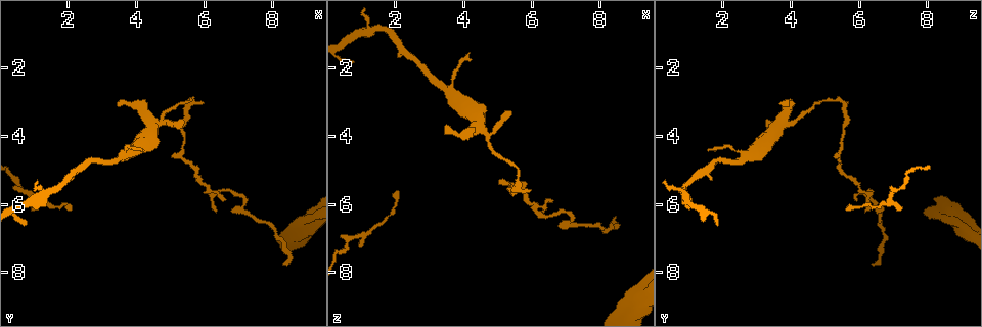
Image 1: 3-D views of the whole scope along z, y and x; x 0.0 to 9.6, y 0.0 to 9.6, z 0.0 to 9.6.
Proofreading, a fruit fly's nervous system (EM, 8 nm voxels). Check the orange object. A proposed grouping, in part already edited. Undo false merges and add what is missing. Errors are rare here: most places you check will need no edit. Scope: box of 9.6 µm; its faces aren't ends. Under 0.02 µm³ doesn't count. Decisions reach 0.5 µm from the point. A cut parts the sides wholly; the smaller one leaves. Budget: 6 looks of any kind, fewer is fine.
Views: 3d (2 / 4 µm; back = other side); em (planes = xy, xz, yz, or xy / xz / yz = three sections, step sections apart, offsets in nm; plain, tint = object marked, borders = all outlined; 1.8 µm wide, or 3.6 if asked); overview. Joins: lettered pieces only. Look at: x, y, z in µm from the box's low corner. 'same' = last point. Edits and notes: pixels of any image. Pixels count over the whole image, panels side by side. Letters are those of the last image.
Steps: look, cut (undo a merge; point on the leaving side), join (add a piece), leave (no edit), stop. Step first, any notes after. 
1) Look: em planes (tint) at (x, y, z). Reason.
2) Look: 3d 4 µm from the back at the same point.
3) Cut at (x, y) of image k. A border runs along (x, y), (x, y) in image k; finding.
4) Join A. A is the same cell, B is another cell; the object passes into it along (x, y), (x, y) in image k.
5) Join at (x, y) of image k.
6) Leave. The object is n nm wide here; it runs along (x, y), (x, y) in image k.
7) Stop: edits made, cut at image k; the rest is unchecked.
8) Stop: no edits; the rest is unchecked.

Look: 3d 2 µm at (8.50, 7.80, 6.35).

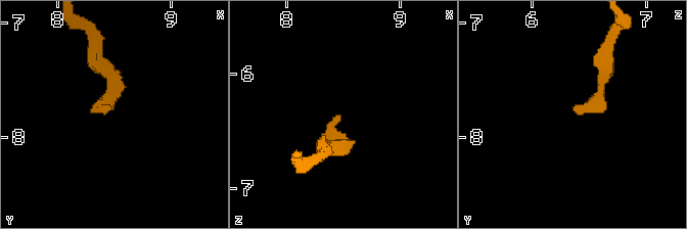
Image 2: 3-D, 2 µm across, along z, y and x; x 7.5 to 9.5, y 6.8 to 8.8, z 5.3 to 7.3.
Look: em planes (borders) at (8.46, 7.74, 6.36).

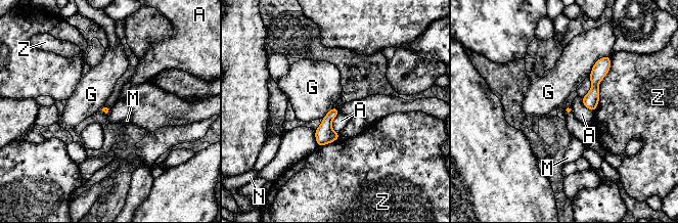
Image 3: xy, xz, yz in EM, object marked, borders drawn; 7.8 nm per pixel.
Leave. A, G, M, N and Z are other cells; a border runs along (608, 55), (594, 63), (588, 77) in image 3; none of them fits.

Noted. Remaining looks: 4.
Look: em planes (borders) at (5.55, 2.90, 5.50). Sharp bend.

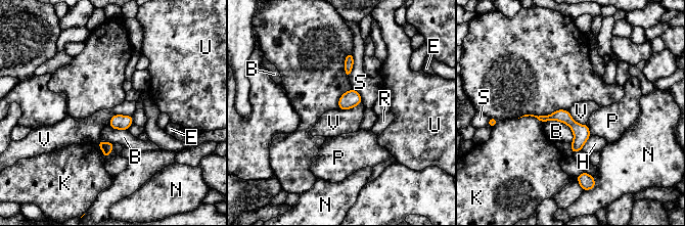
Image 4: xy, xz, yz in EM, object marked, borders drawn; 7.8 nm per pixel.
Leave. The longest contact is with B, 280 nm; B, E, H, K, N, P, R, S, U and V are other cells; it runs along (541, 118), (564, 117), (578, 130), (575, 149) in image 4; continuous, no second neuron.

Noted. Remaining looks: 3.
Look: em yz step 4 (tint) at (3.50, 3.00, 3.60). An open end.

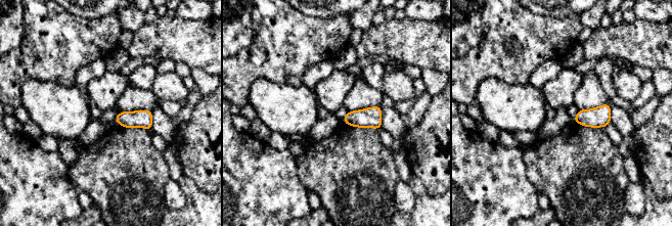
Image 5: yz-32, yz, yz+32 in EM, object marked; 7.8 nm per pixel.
Look: em planes (borders) at the same point. Cut it another way.

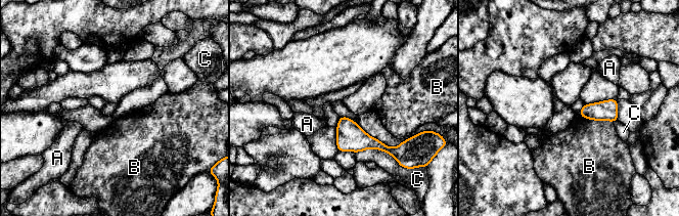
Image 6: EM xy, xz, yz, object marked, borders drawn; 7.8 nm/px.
Leave. The object is 130 nm wide here; A, B and C are other cells; a border runs along (579, 114), (613, 123) in image 6; none of them fits.

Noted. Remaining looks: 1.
Stop: no edits; the rest is unchecked.

